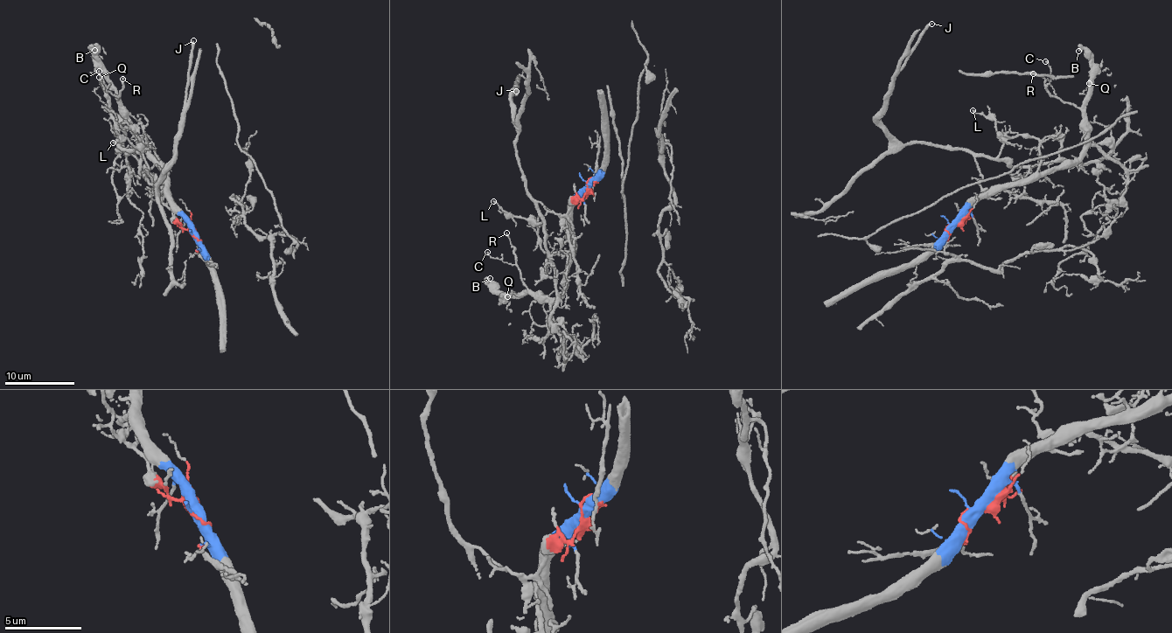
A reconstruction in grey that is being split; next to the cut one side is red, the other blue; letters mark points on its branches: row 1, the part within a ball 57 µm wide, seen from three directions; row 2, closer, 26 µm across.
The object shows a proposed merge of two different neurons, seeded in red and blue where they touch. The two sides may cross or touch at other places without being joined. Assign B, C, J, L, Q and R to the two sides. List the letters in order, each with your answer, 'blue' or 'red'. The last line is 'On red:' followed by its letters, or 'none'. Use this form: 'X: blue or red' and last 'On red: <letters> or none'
B: blue
C: blue
J: red
L: red
Q: blue
R: blue
On red: J, L

